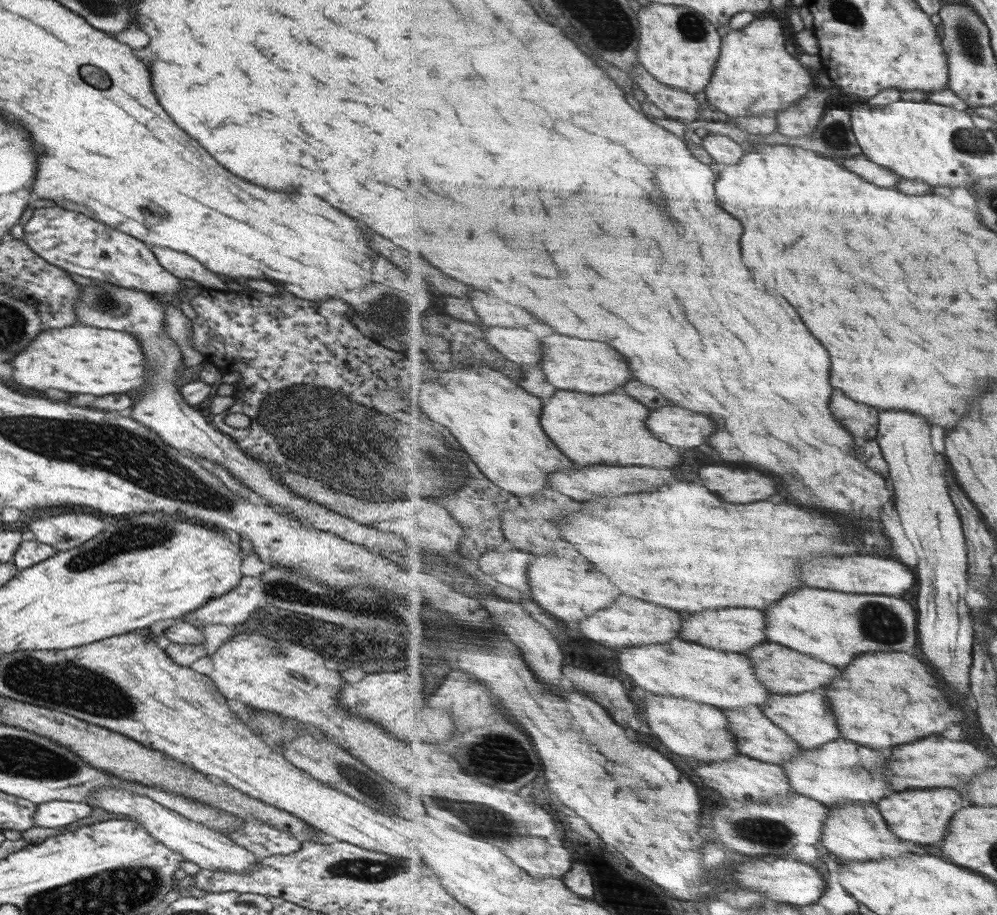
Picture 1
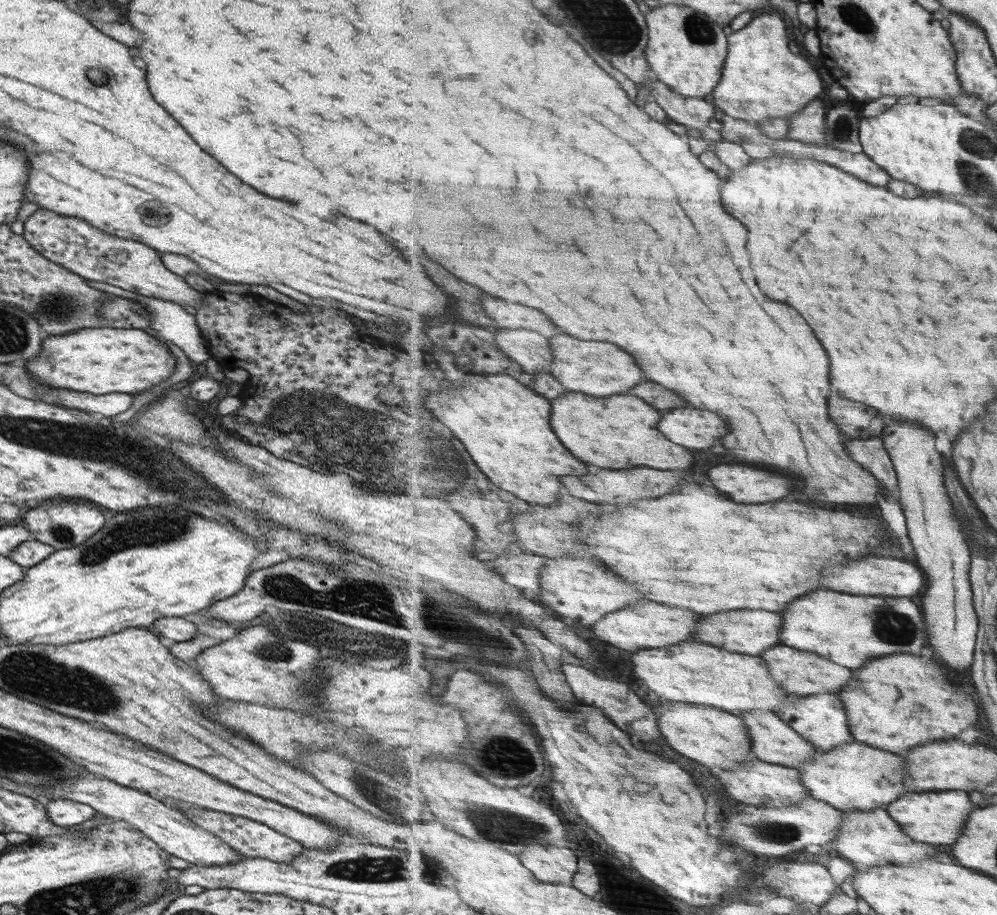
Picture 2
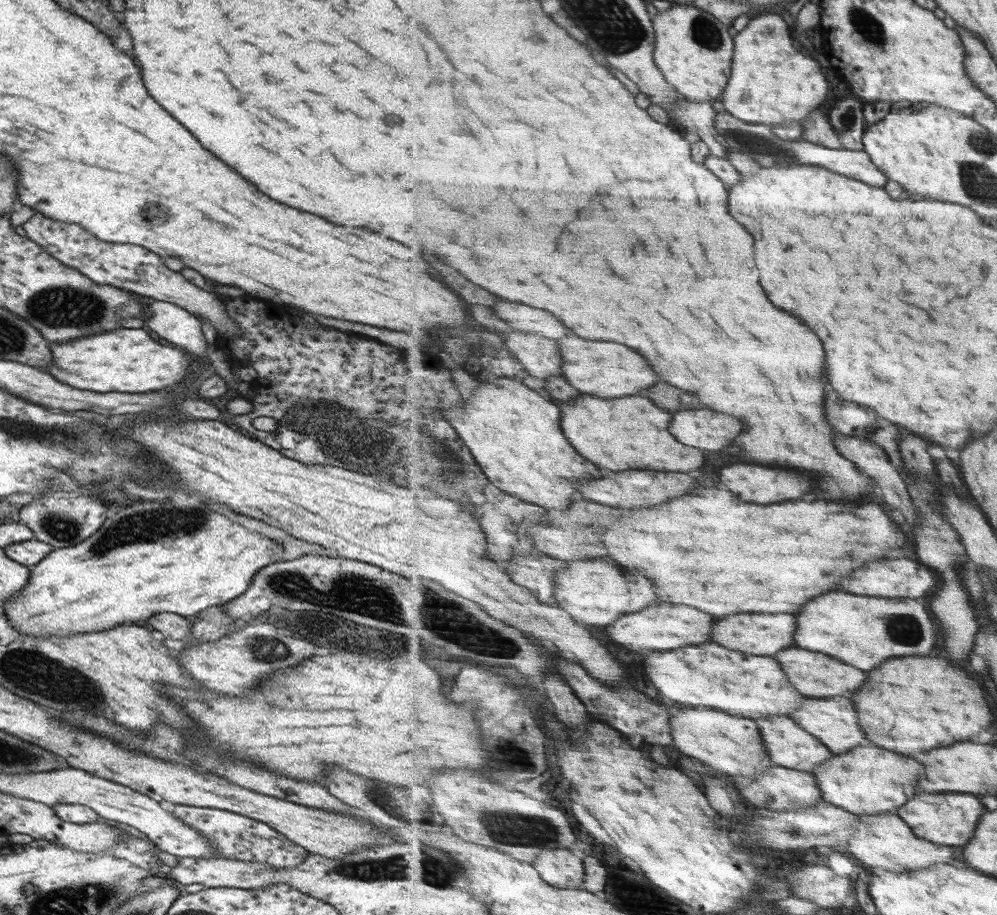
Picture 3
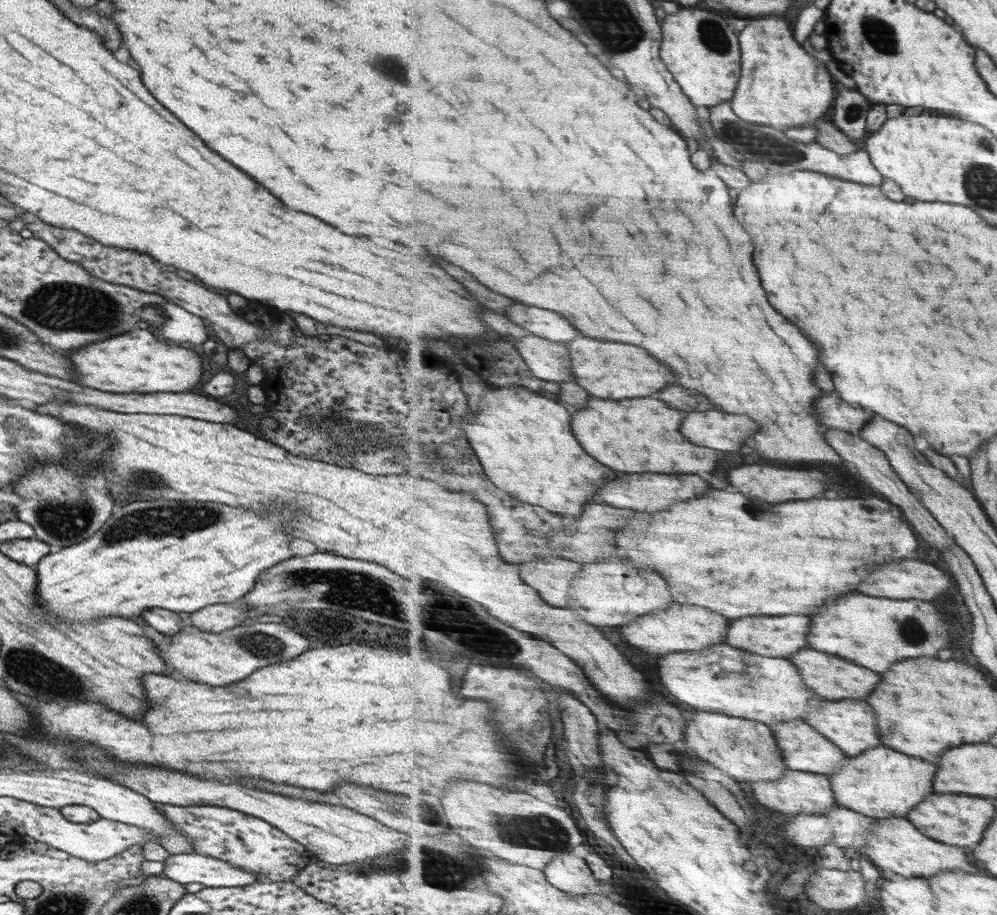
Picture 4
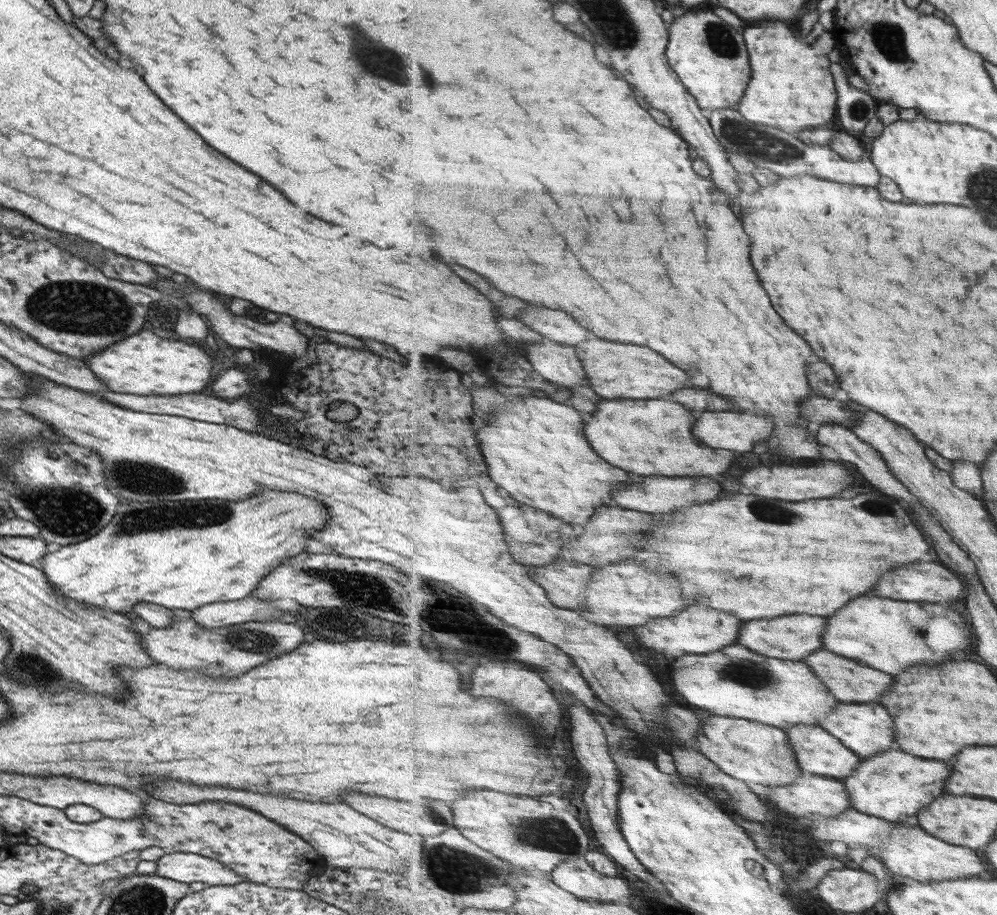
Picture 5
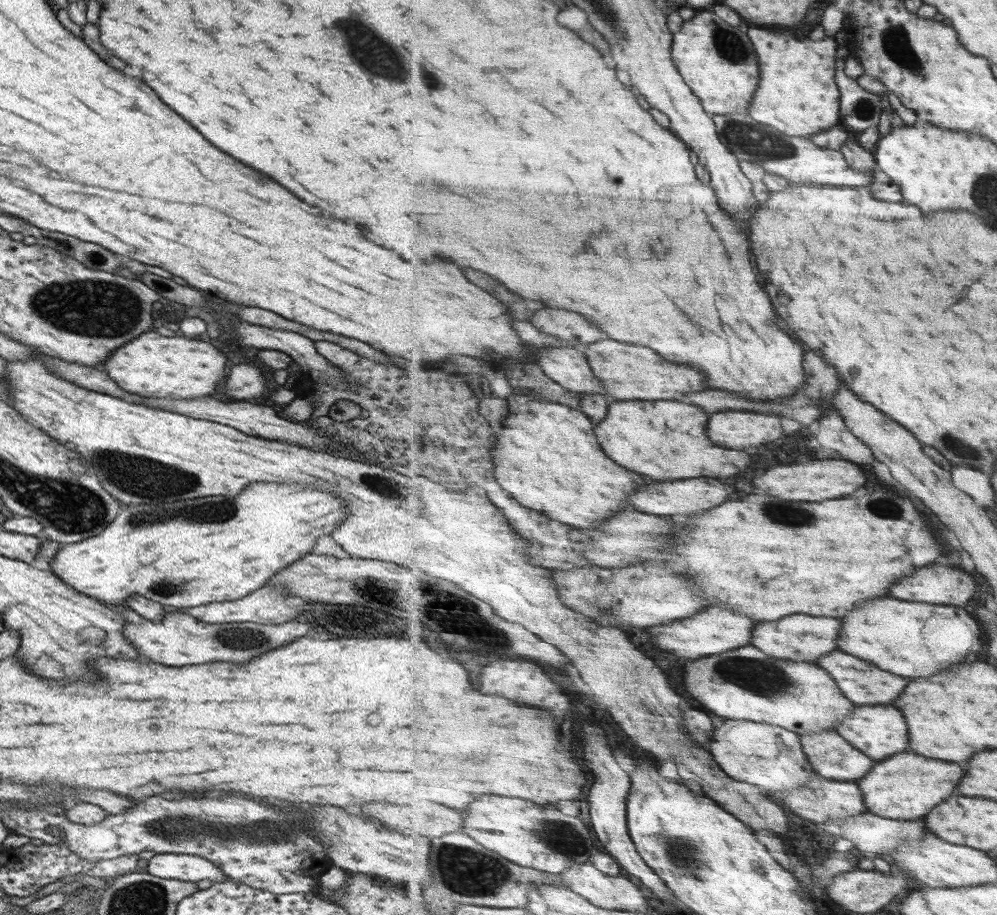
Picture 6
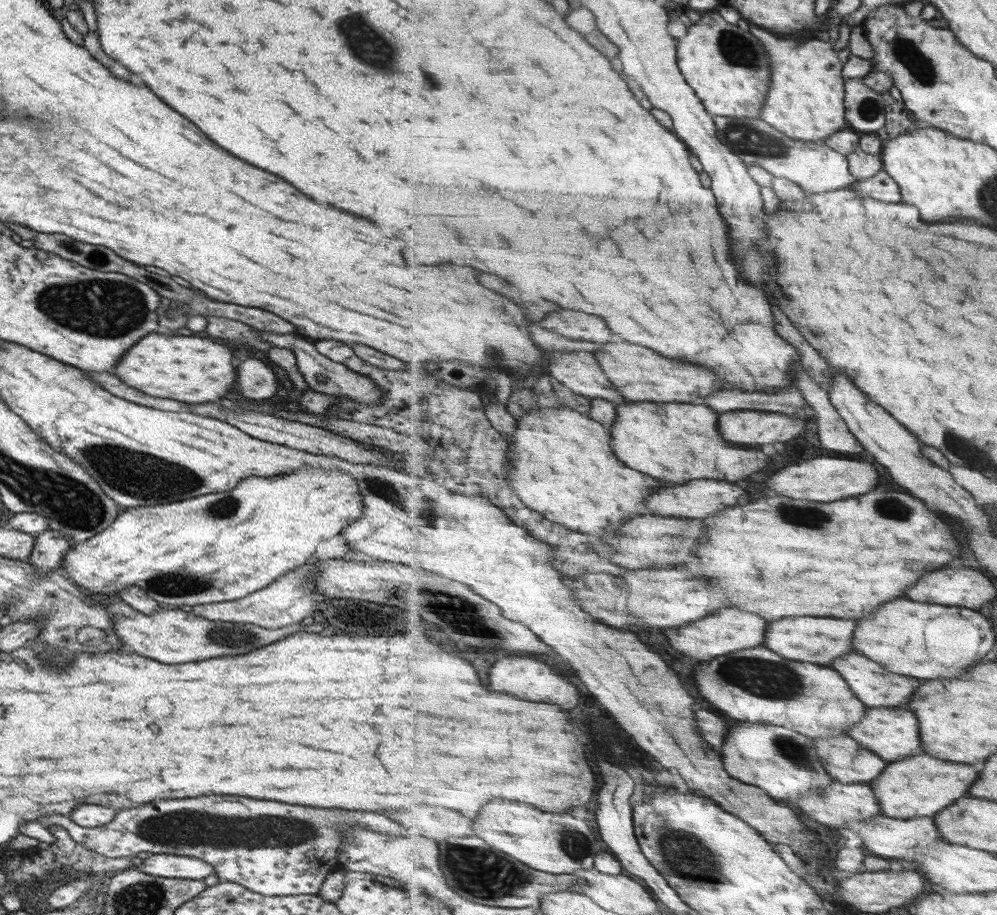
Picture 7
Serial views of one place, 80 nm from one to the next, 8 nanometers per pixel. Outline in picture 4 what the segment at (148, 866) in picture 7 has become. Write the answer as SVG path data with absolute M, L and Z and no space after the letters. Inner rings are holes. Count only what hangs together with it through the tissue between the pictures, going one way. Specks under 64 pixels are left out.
M195 853L168 855L162 863L161 876L181 885L199 882L207 888L241 887L259 880L256 873Z

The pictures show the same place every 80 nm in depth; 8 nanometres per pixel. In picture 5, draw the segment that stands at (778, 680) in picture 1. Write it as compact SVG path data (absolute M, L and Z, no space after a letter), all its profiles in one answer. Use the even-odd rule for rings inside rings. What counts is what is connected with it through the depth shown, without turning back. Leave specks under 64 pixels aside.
M821 650L817 654L811 654L807 660L803 661L809 666L813 666L814 674L821 674L820 679L828 686L829 694L835 695L842 702L877 703L882 699L881 696L887 693L887 690L891 690L891 686L895 684L895 678L891 674L885 674L881 670L873 670L869 666L861 666L857 660L843 658L839 654L831 654L829 650Z

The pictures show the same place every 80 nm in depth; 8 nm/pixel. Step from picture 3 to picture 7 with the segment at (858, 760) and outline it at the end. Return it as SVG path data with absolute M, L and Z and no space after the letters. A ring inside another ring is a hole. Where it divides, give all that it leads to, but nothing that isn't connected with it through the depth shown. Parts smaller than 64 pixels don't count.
M906 756L897 762L889 762L888 768L879 777L869 782L880 798L882 814L886 817L901 820L915 817L935 817L942 811L960 800L971 796L969 790L980 778L979 770L959 762L945 762L933 756Z

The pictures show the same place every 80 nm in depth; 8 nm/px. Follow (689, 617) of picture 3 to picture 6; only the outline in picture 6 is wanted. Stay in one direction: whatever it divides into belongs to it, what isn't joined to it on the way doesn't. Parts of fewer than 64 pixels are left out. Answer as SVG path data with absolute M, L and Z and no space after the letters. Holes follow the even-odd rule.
M707 608L703 612L699 612L693 618L685 618L685 620L677 620L669 626L655 626L649 628L649 632L655 636L655 642L677 654L677 656L685 656L685 658L703 658L703 656L711 656L711 654L723 654L741 646L751 644L753 640L753 630L756 629L757 621L753 618L747 618L743 614L737 614L733 610L725 610L725 608Z

